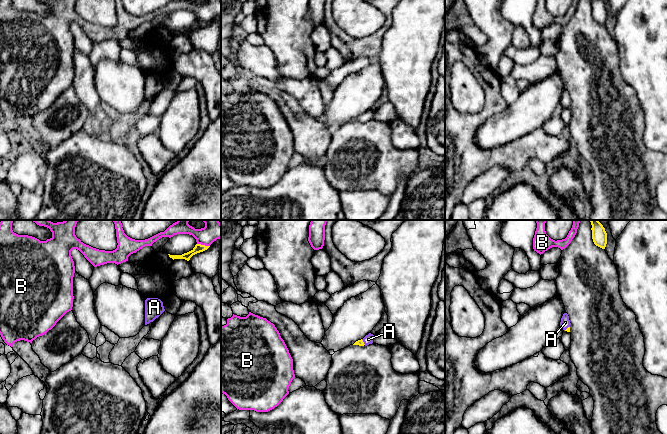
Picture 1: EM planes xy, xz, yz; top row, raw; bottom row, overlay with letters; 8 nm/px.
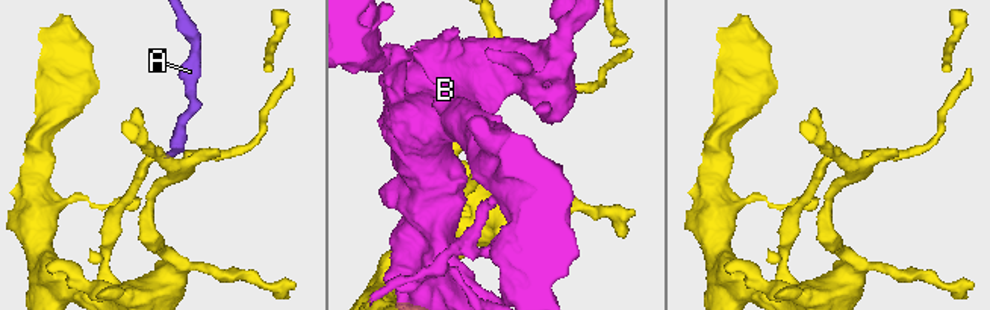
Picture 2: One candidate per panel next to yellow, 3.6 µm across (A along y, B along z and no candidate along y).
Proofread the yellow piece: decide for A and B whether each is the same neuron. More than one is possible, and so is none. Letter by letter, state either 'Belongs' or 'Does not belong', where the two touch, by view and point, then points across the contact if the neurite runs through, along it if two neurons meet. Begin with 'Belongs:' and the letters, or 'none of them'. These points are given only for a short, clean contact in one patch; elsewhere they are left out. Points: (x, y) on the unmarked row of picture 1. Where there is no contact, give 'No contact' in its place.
Belongs: A
A: Belongs. Touches yellow at xz (363, 118). Path across: xz (360, 118), (363, 118), (368, 115)
B: Does not belong. Touches yellow at xy (203, 21)

